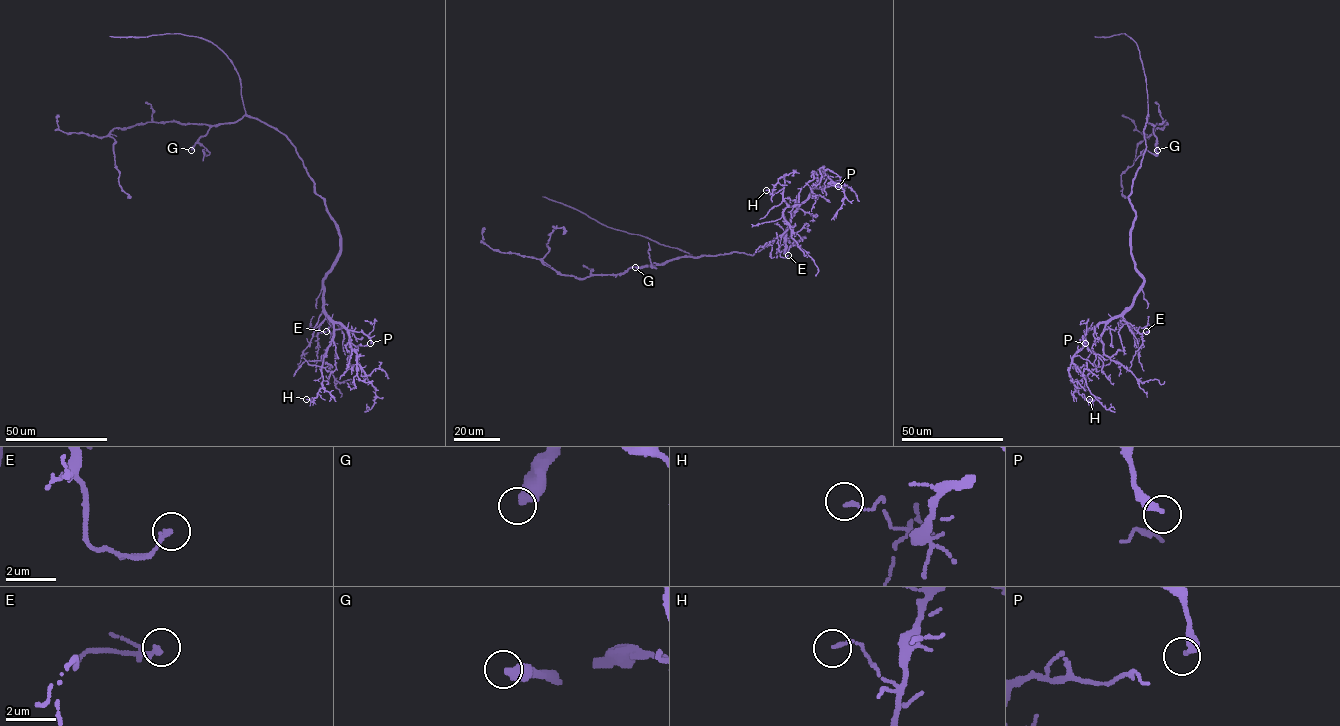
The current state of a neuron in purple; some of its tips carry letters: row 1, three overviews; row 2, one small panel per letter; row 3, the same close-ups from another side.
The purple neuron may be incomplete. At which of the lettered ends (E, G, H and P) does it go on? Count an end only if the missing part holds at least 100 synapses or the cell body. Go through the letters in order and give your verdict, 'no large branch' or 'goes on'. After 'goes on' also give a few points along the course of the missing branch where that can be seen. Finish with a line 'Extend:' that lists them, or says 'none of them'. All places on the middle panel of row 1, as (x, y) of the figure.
E: no large branch
G: goes on; missing branch runs (635, 267), (632, 253), (614, 235), (589, 217), (584, 209), (595, 209), (589, 209), (575, 192)
H: no large branch
P: no large branch
Extend: G

